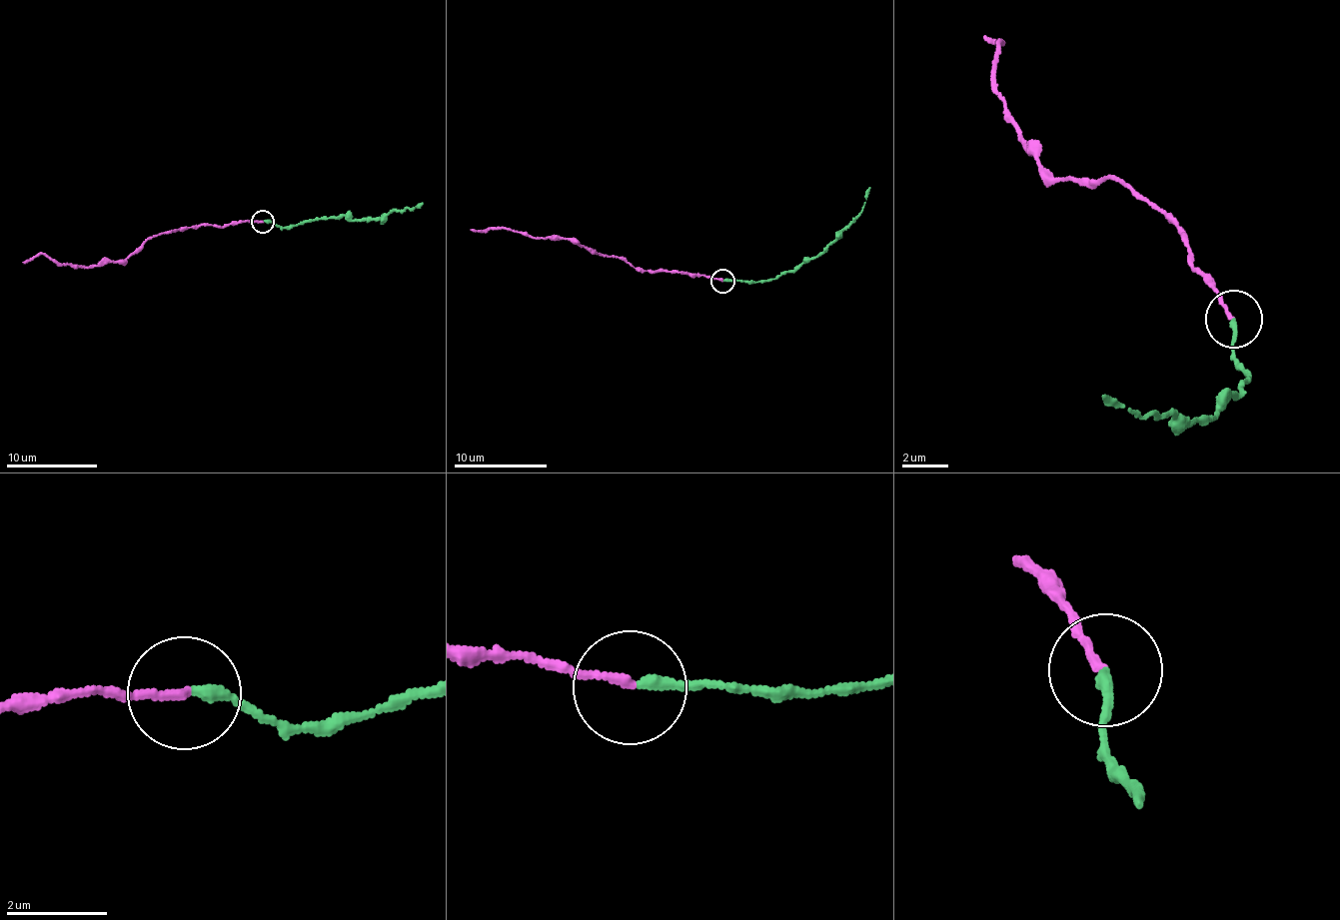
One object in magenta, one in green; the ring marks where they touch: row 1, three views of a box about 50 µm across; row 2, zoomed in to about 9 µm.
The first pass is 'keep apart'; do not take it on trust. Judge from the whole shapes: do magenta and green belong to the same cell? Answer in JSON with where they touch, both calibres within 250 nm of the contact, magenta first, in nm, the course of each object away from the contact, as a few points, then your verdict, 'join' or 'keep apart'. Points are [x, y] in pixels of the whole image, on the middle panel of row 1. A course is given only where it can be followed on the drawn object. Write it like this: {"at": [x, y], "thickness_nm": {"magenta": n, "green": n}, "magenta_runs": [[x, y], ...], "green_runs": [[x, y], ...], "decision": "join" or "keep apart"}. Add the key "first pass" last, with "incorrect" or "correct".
{"at": [722, 281], "thickness_nm": {"magenta": 160, "green": 240}, "magenta_runs": [[722, 281], [677, 271], [637, 271], [620, 258], [602, 255], [567, 238], [532, 239], [491, 228], [471, 230]], "green_runs": [[724, 281], [775, 279], [824, 253], [860, 211], [870, 186]], "decision": "keep apart", "first pass": "correct"}

